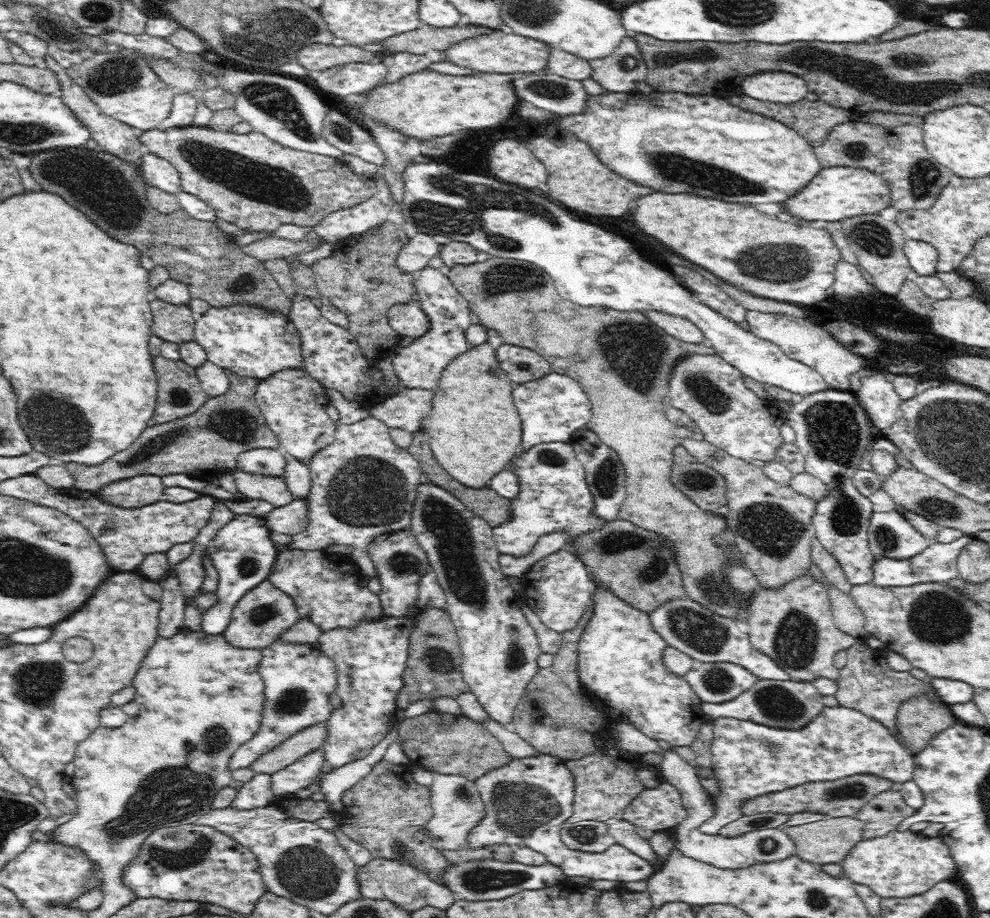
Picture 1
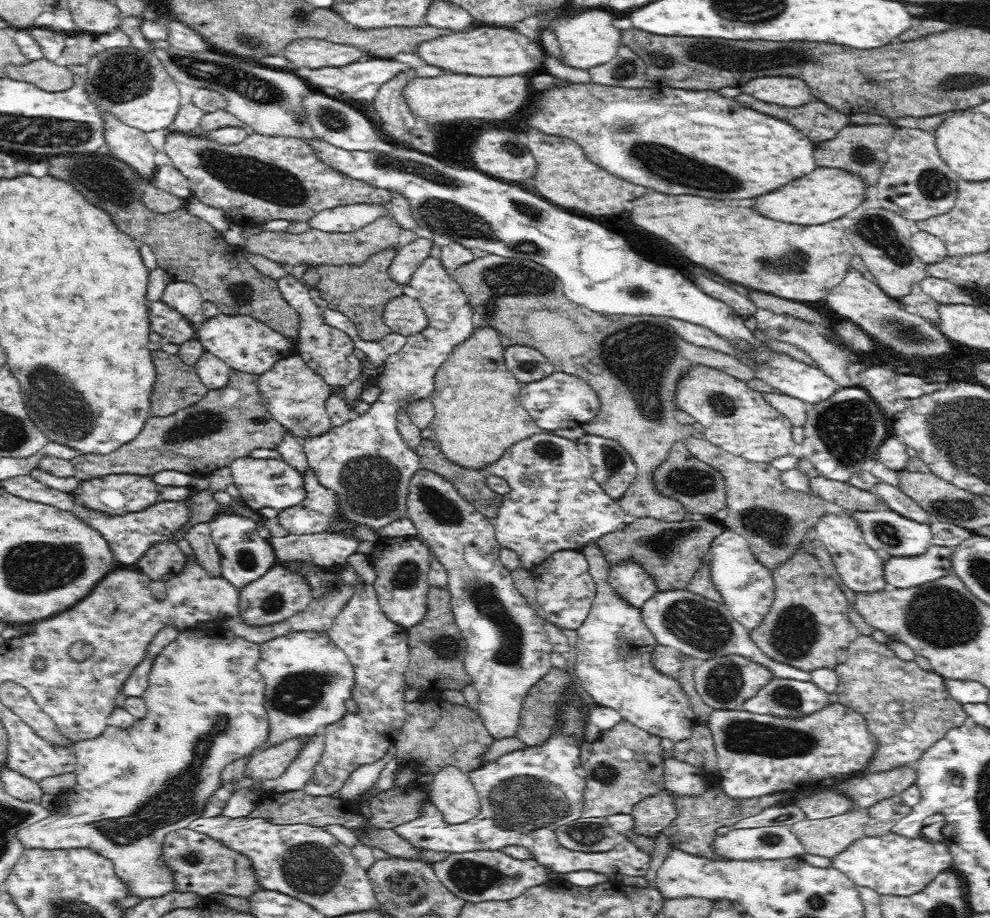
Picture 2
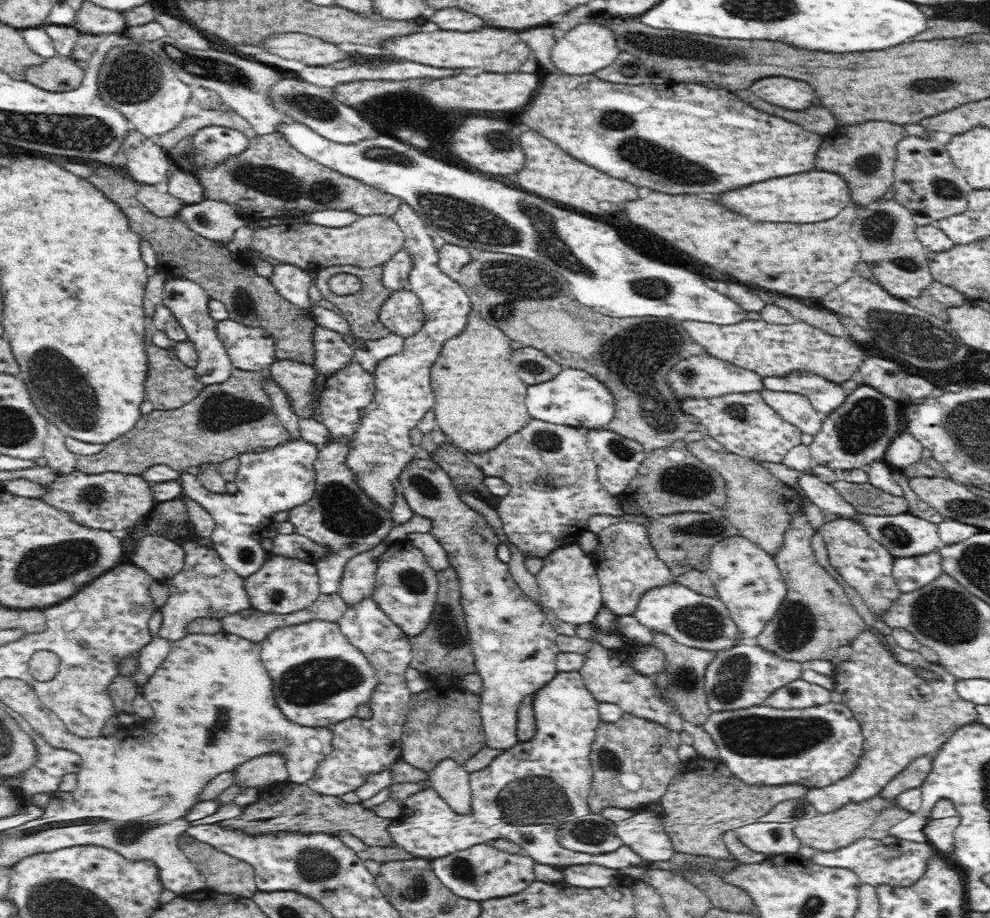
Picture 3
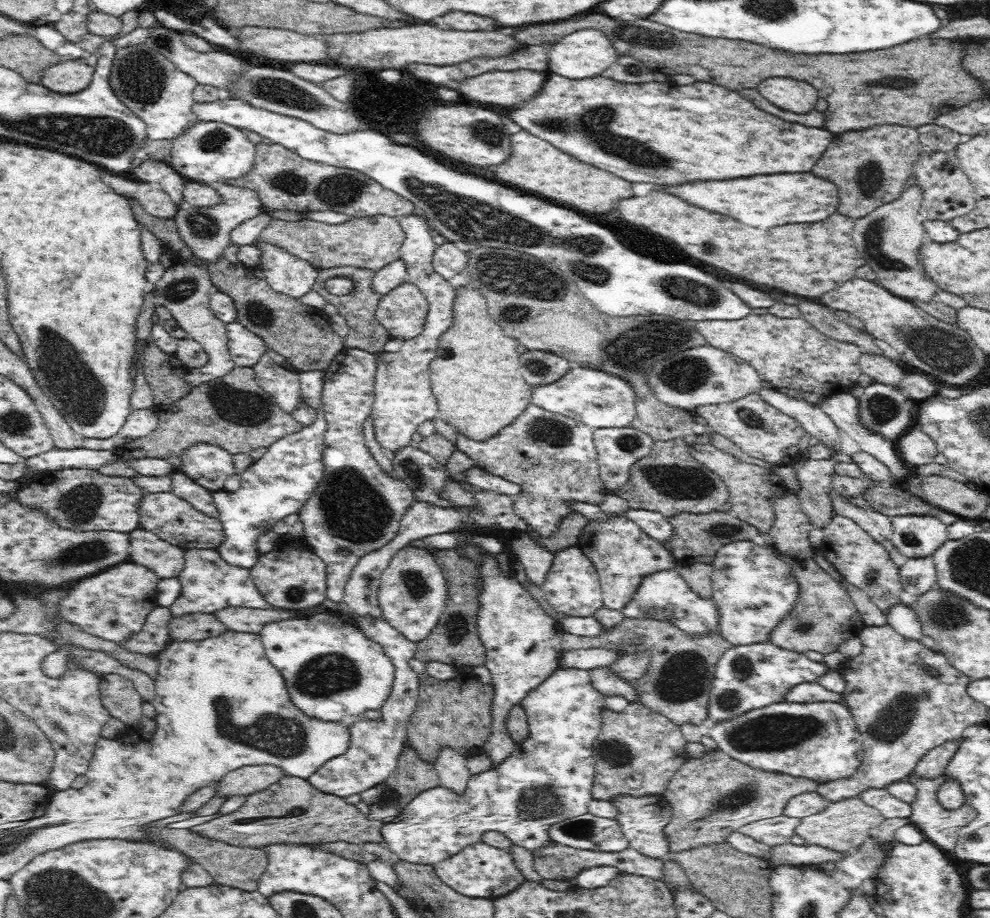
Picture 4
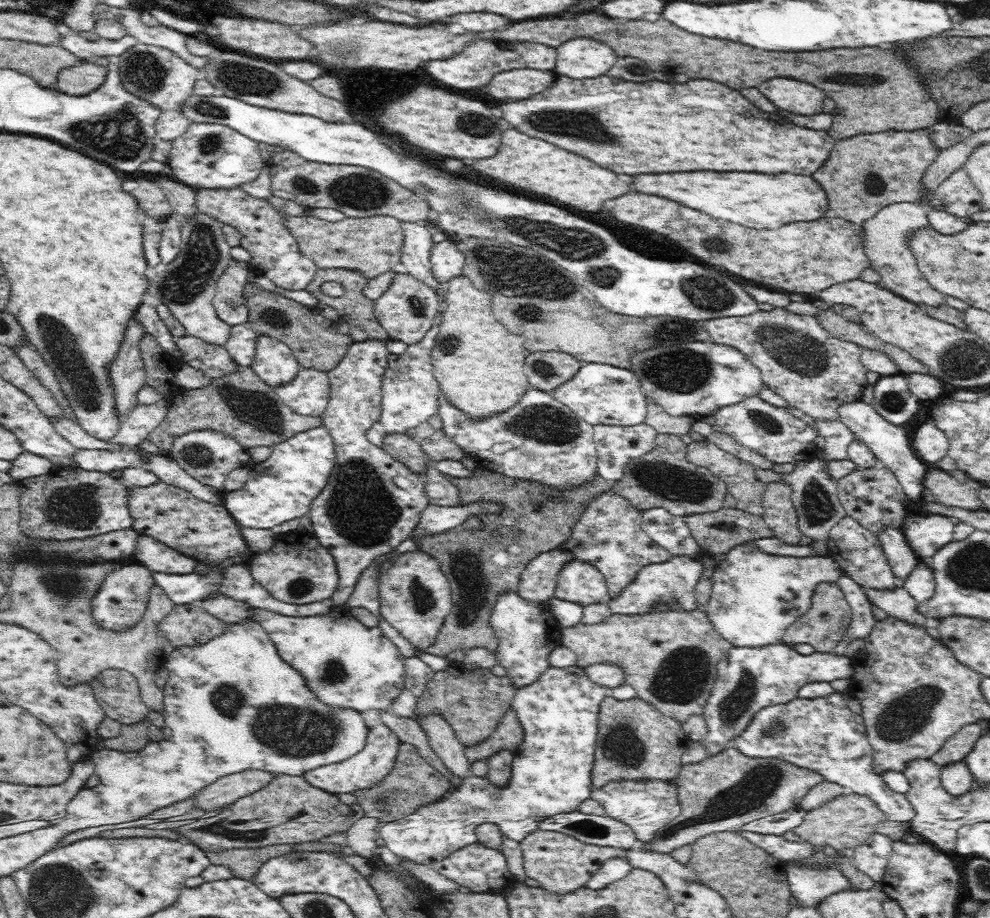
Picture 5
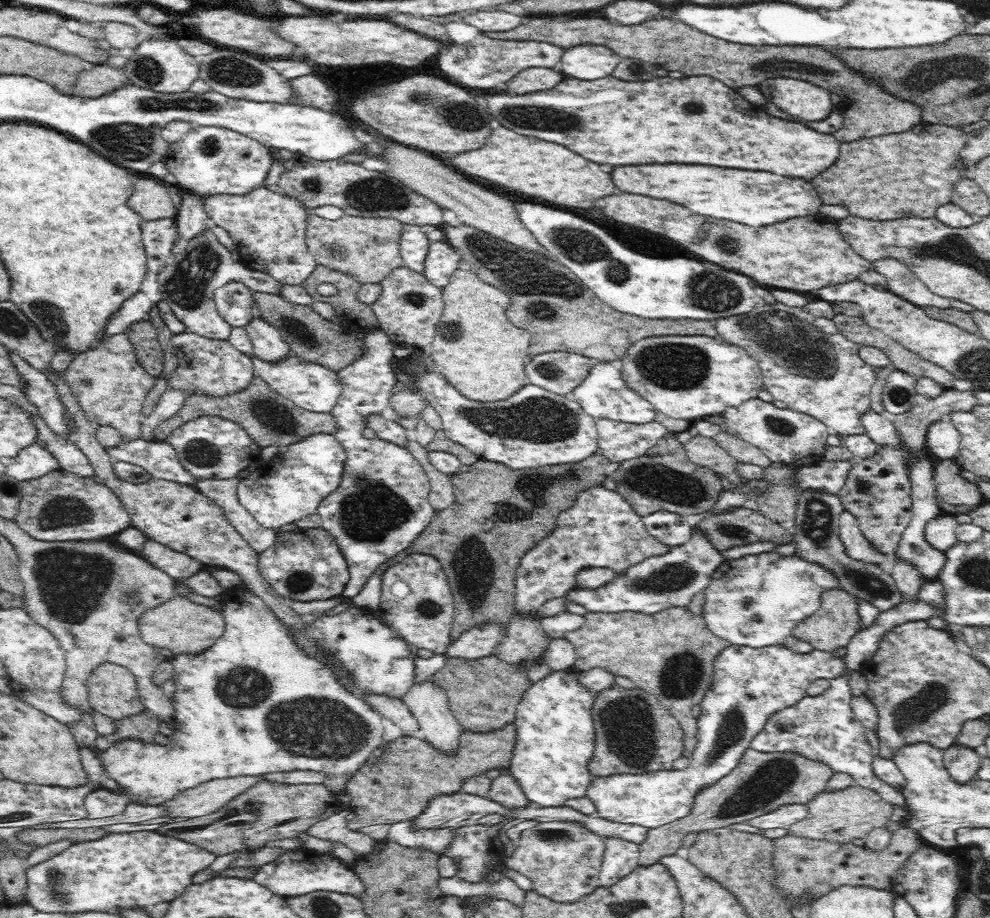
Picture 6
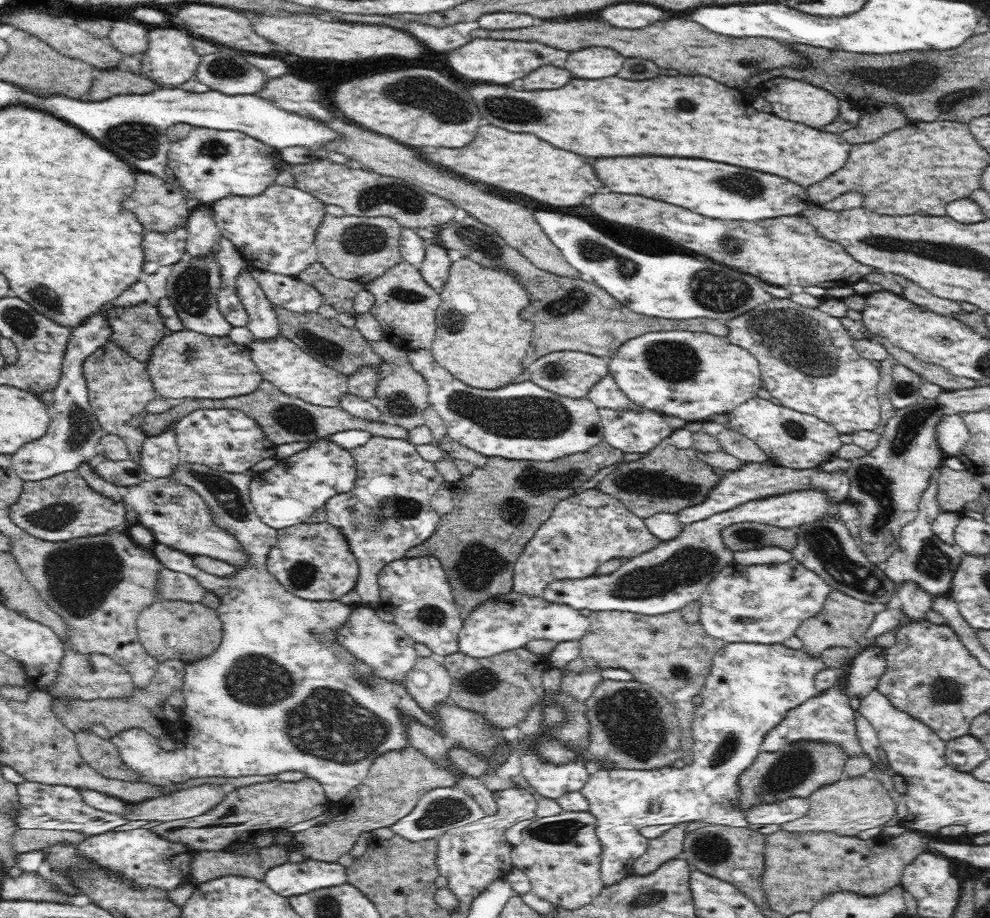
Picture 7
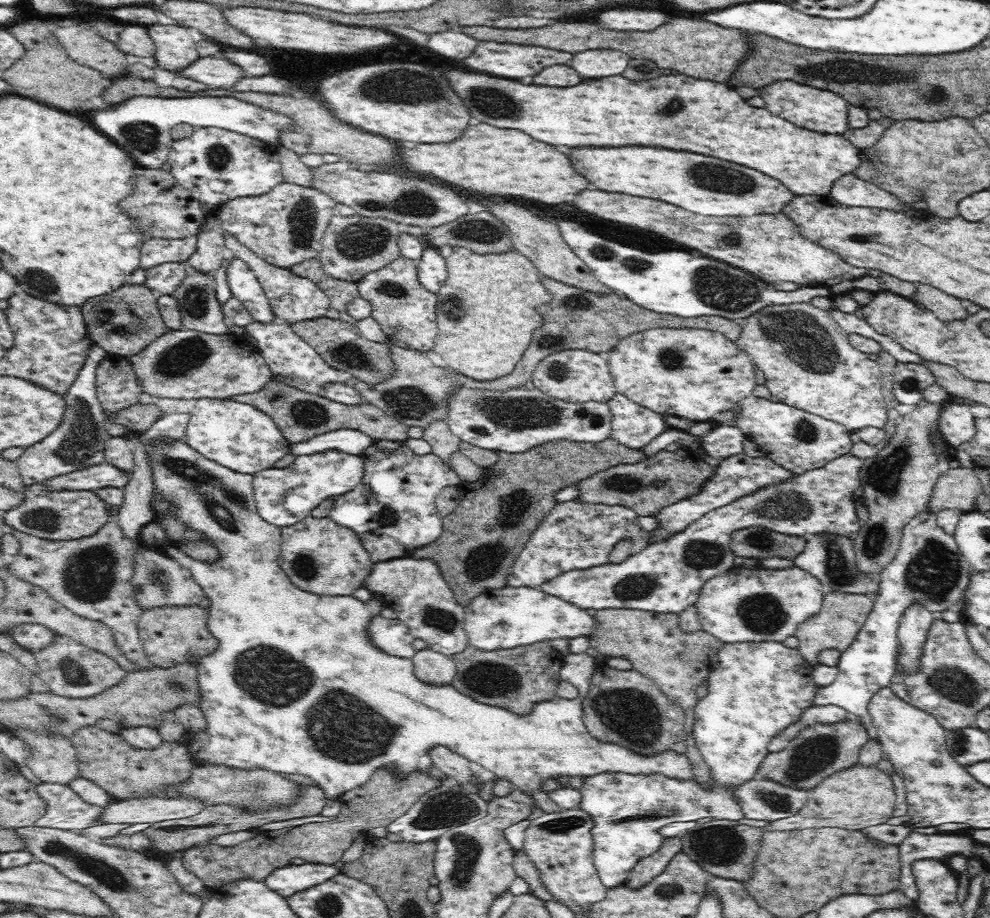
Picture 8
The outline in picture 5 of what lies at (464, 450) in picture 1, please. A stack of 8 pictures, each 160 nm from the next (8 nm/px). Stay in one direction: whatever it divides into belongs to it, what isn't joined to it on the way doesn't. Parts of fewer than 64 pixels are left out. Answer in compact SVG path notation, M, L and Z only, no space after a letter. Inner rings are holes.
M466 275L454 276L449 280L448 289L443 296L442 322L439 323L439 334L436 335L436 344L431 352L433 375L439 382L441 396L458 410L465 412L469 418L478 420L514 407L532 387L523 371L528 355L524 338L512 334L497 321L496 316L493 316L492 303L491 293L476 289Z

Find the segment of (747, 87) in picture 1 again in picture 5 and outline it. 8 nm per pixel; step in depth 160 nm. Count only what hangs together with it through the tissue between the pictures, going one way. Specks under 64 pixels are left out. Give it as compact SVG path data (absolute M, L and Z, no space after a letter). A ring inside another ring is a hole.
M776 77L762 82L760 92L781 110L802 116L822 113L826 98L817 86L788 77Z

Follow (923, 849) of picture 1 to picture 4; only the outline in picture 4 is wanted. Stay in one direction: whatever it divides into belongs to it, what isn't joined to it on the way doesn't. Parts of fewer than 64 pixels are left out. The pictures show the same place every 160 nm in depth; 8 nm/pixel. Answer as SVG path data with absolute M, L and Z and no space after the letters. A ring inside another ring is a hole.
M793 843L780 844L770 847L770 861L775 865L792 865L793 867L810 864L822 864L822 862L836 863L848 853L839 853L827 848L814 845Z

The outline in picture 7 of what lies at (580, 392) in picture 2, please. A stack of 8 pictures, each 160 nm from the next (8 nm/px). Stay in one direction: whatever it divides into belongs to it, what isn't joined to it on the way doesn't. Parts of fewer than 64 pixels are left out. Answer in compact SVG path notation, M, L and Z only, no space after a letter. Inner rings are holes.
M611 374L601 377L601 379L589 389L587 398L599 409L606 407L612 408L614 411L642 410L642 407L633 403L626 395L624 395Z

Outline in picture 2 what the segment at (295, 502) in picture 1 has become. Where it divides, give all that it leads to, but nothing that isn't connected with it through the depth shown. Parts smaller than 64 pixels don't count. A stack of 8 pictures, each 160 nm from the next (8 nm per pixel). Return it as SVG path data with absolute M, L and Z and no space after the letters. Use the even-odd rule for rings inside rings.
M308 466L304 470L304 482L305 482L305 499L294 507L280 510L278 518L280 524L290 534L294 535L306 535L313 533L328 533L334 531L336 533L352 532L355 538L358 538L360 542L372 542L377 543L381 537L377 531L372 530L370 527L352 527L346 523L346 520L342 519L342 516L338 515L338 502L337 495L328 488L321 486L317 480L317 476L313 470Z

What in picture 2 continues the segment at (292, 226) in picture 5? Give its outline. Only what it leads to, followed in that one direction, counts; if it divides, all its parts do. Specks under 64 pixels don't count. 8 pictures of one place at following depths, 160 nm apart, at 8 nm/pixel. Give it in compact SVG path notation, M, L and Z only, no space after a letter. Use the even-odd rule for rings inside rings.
M382 216L374 222L354 232L331 233L311 228L302 233L288 231L272 232L262 230L257 234L246 233L244 249L261 254L274 262L284 263L288 268L305 264L308 267L318 265L363 265L369 256L384 249L398 249L402 228L392 218Z

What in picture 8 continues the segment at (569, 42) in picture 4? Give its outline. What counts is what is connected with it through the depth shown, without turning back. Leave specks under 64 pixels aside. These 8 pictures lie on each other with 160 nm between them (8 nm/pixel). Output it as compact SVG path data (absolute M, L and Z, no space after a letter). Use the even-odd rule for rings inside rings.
M586 50L576 54L570 66L584 78L618 76L628 68L628 56L616 50Z

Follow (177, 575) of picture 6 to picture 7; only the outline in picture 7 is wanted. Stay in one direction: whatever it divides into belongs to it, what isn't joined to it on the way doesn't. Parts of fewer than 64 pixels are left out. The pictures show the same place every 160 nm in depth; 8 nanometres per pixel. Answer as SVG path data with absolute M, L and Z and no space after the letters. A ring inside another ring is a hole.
M178 462L176 468L172 468L172 474L168 479L184 485L194 492L198 493L206 505L210 508L213 524L224 531L228 531L234 536L242 546L243 552L247 554L246 564L236 566L237 572L228 577L220 577L208 575L208 573L200 570L196 566L191 556L168 547L167 545L157 543L150 547L154 552L156 559L163 564L163 567L169 568L169 571L179 571L195 579L206 591L214 593L220 598L220 603L215 608L218 619L222 623L221 644L218 649L210 656L205 657L201 661L187 663L185 666L184 686L181 688L183 694L186 694L186 722L190 726L190 732L186 732L186 744L184 748L176 750L166 750L161 748L157 742L158 737L152 736L149 732L141 728L131 728L124 732L120 732L111 737L111 741L118 747L119 758L122 759L130 768L134 768L138 774L142 774L141 782L150 783L153 786L169 786L176 782L186 782L192 778L208 778L208 776L224 776L224 778L238 778L238 776L268 776L268 774L280 774L281 772L304 772L305 776L317 780L323 790L325 796L331 801L342 800L348 795L350 790L359 786L361 781L368 774L370 765L377 756L382 756L385 752L392 750L402 750L410 747L407 726L410 721L418 721L430 729L436 729L434 720L430 718L421 707L413 700L413 696L409 694L404 684L380 684L380 680L372 680L372 672L368 672L368 668L364 668L364 664L356 664L356 660L352 660L352 656L348 656L348 652L344 652L340 644L336 644L336 628L340 628L340 624L344 624L344 620L348 620L348 616L352 614L354 606L340 602L344 594L352 592L356 589L358 578L360 578L360 568L357 566L356 557L353 556L352 550L349 548L348 540L341 535L340 529L333 527L327 521L322 523L309 524L304 522L280 531L273 530L260 521L257 516L254 505L250 500L250 483L255 476L257 469L250 469L243 473L225 473L215 471L213 468L206 467L204 464Z

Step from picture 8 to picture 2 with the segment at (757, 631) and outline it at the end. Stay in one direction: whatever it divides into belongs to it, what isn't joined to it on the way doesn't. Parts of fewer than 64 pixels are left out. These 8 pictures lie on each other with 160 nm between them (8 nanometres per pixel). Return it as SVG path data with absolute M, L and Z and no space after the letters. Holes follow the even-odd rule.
M728 529L714 538L709 558L711 580L732 616L749 631L758 628L776 596L773 572L752 555L748 542L742 536Z

